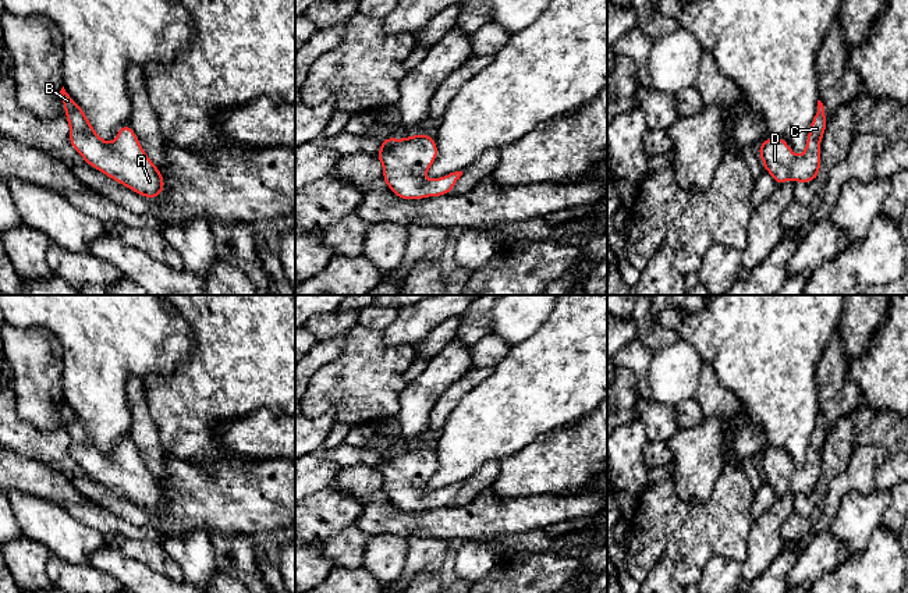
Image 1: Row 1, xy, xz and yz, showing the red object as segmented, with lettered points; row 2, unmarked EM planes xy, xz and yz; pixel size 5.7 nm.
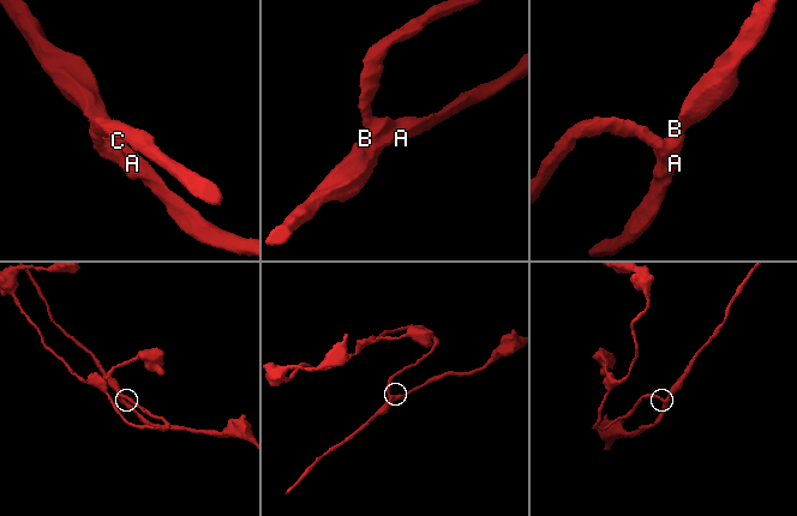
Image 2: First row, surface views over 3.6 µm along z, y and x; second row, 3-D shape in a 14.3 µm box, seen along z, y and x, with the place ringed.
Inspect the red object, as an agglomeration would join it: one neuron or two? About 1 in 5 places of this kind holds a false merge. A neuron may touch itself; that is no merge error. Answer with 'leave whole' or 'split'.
leave whole

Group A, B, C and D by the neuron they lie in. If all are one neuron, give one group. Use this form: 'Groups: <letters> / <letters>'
Groups: A B C D

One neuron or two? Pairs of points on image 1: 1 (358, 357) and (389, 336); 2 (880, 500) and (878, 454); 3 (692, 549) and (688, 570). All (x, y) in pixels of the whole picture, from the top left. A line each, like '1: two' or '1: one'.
1: two
2: two
3: one

